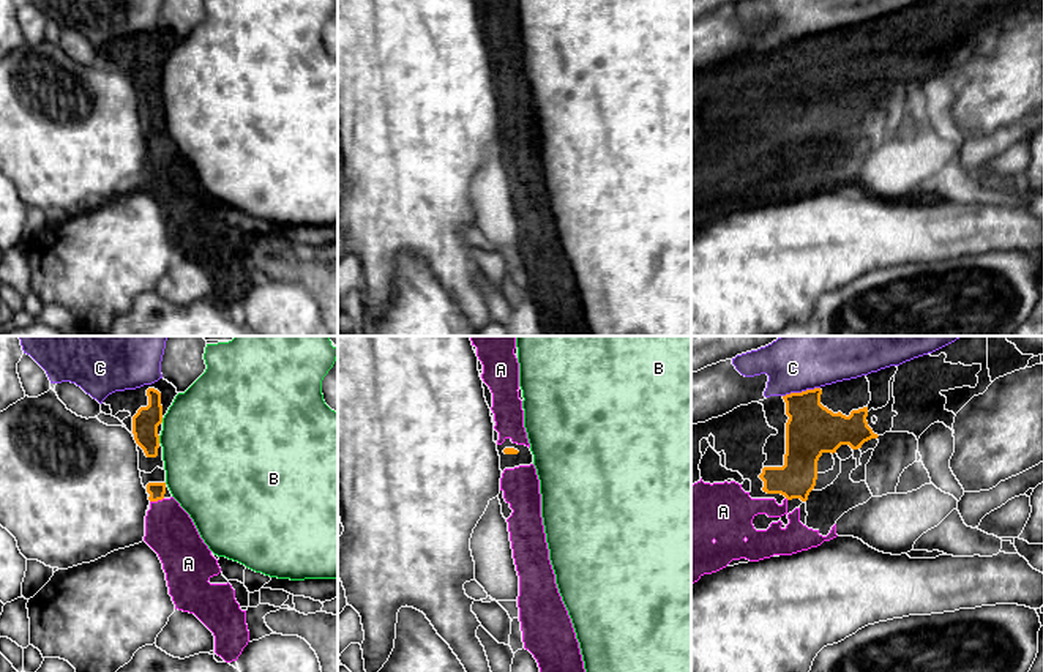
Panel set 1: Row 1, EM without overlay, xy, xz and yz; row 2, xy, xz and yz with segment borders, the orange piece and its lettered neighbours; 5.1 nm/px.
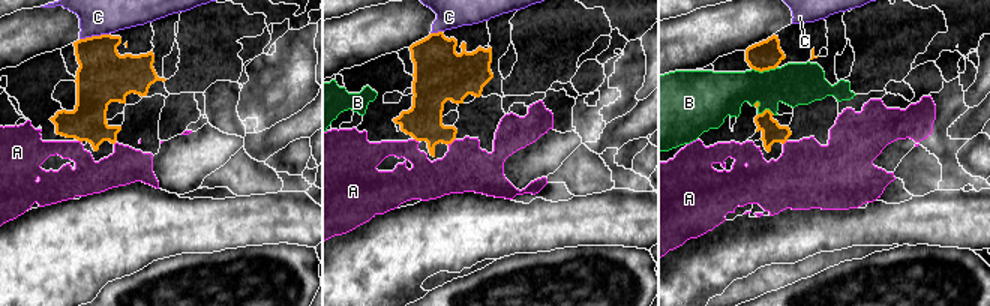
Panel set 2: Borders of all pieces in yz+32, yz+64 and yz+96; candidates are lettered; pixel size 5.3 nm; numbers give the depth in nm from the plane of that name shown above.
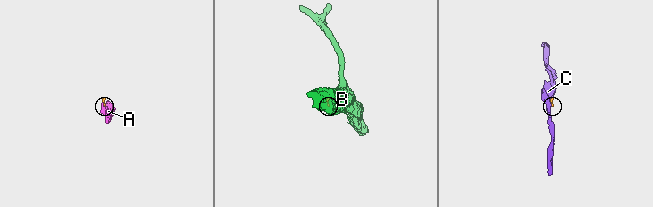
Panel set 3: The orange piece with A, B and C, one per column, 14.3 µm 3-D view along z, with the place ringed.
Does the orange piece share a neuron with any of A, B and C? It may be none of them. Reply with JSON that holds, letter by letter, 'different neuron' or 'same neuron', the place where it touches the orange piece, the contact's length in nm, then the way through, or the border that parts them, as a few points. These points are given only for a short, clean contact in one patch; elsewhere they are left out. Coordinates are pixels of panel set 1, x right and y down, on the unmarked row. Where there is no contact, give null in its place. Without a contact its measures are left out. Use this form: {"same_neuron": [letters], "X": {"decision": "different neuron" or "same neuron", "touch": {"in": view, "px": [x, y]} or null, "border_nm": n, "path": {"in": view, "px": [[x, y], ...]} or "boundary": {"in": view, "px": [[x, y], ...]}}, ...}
{"same_neuron": ["A"], "A": {"decision": "same neuron", "touch": {"in": "xy", "px": [157, 147]}, "border_nm": 80}, "B": {"decision": "different neuron", "touch": {"in": "xy", "px": [158, 85]}, "border_nm": 40}, "C": {"decision": "different neuron", "touch": {"in": "yz", "px": [802, 38]}, "border_nm": 200, "boundary": {"in": "yz", "px": [[819, 33], [791, 38], [783, 43]]}}}

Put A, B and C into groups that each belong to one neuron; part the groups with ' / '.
A / B / C

